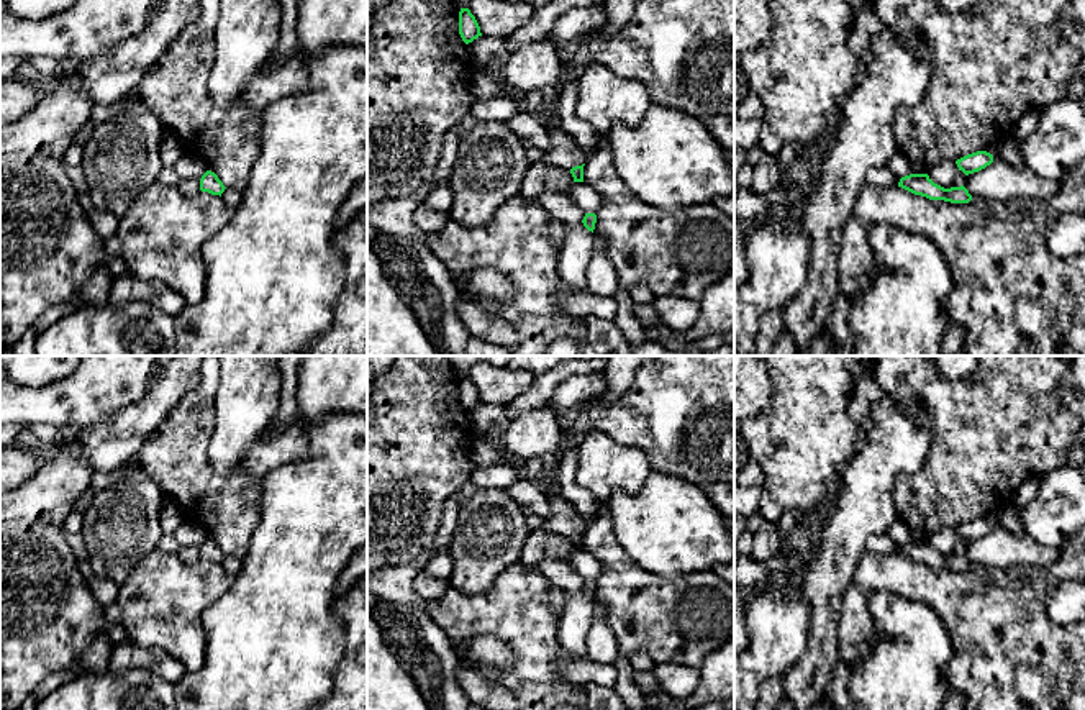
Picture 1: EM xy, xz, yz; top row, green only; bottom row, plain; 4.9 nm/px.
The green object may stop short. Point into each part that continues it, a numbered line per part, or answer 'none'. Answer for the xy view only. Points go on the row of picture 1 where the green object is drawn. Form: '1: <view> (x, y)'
none

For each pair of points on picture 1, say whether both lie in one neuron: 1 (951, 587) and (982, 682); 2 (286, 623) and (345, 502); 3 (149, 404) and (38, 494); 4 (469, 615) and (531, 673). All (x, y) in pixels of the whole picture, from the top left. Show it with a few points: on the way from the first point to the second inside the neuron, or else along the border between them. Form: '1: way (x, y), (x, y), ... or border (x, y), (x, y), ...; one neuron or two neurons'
1: way (972, 610), (980, 618), (982, 659); one neuron
2: way (286, 594), (287, 576), (295, 555), (315, 532); one neuron
3: border (71, 443), (81, 448), (94, 473); two neurons
4: way (490, 615), (495, 615), (531, 651); one neuron

